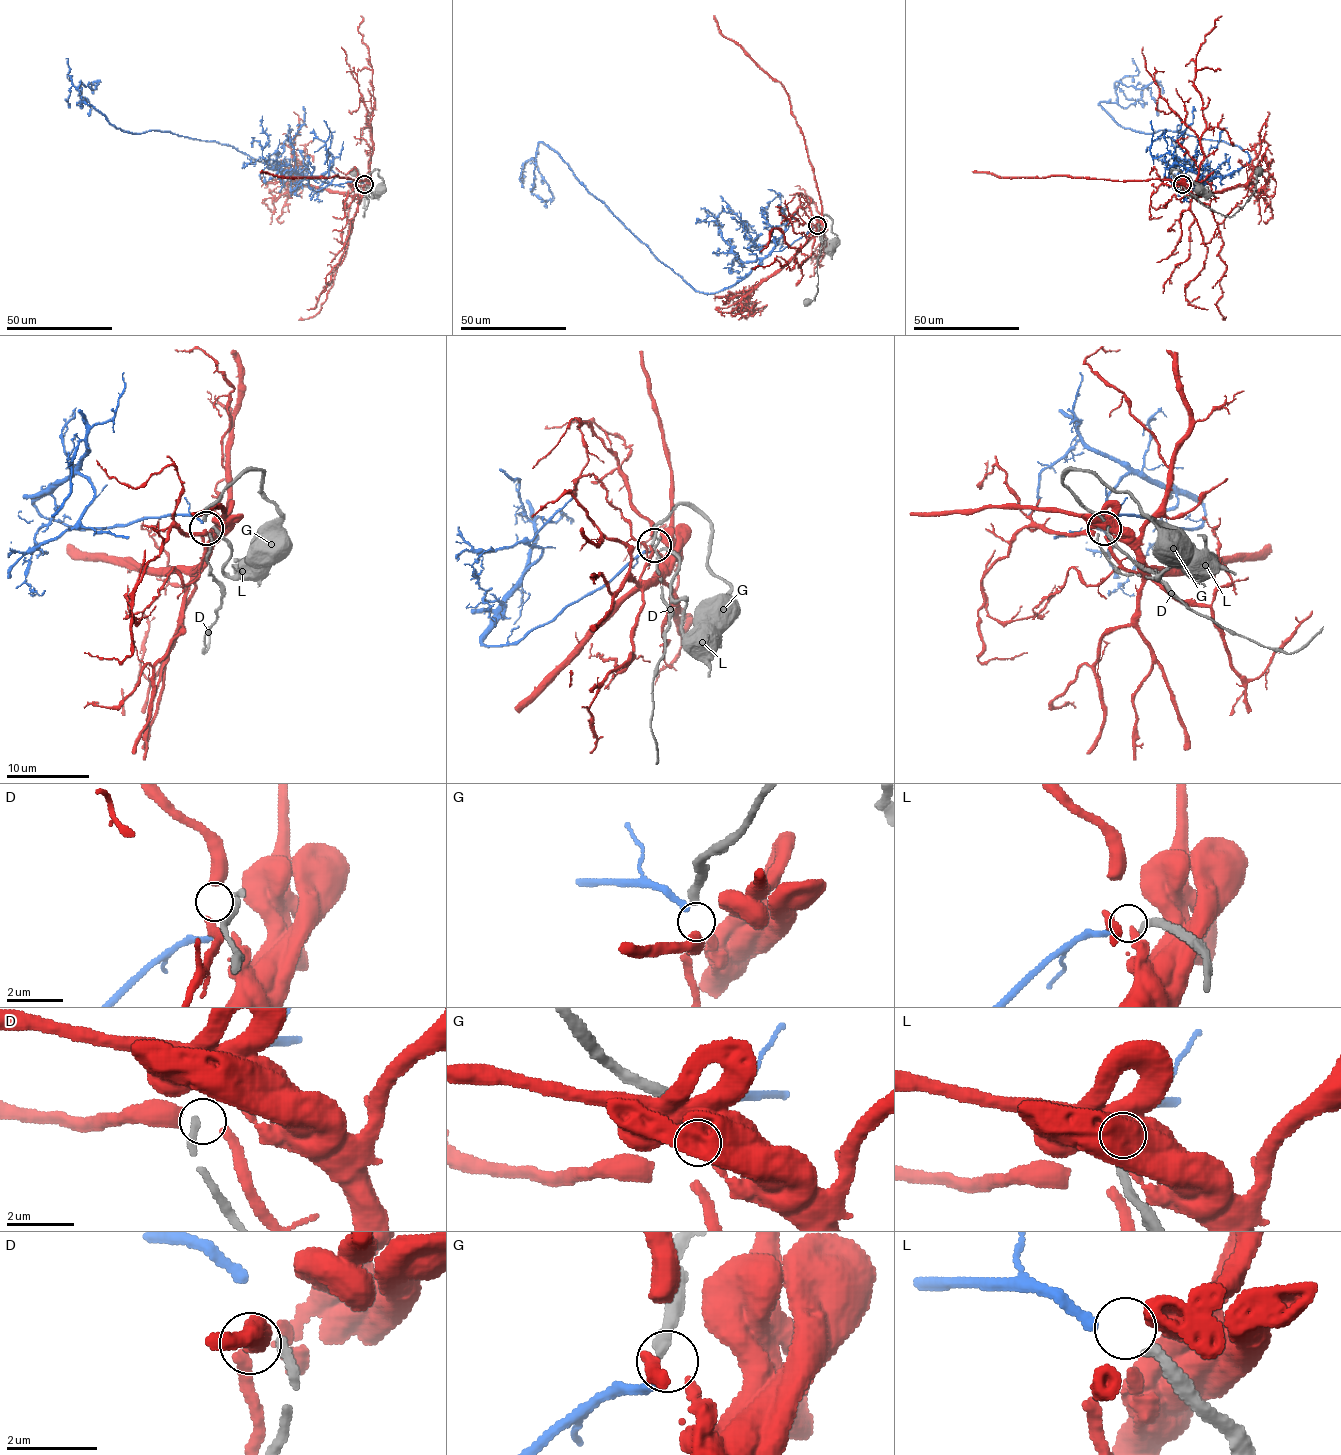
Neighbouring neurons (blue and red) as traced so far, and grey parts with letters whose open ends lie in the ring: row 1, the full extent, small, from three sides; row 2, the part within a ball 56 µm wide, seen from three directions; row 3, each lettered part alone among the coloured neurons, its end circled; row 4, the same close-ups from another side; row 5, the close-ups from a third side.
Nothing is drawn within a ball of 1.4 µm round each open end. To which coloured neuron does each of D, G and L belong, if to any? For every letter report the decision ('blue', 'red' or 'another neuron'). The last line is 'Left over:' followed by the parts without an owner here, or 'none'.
D: another neuron
G: red
L: blue
Left over: D

